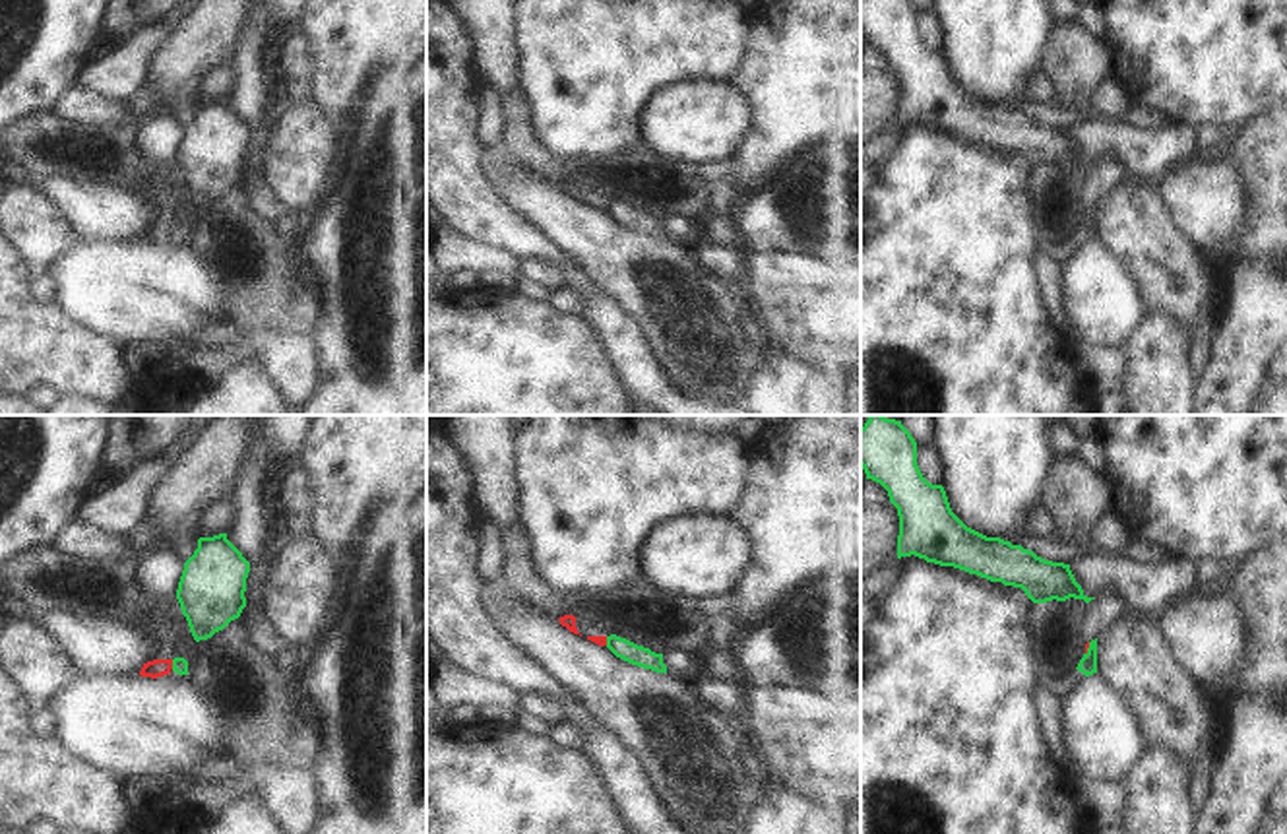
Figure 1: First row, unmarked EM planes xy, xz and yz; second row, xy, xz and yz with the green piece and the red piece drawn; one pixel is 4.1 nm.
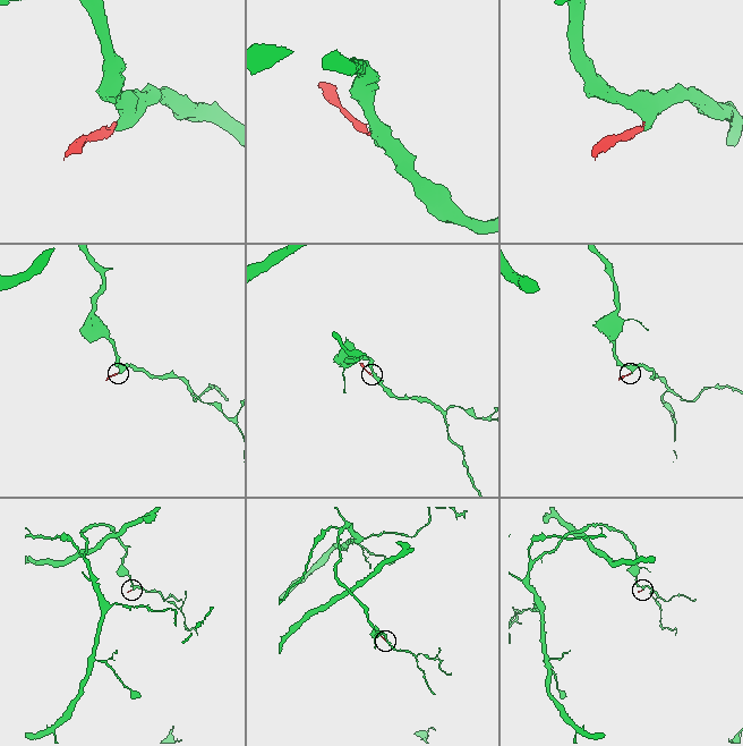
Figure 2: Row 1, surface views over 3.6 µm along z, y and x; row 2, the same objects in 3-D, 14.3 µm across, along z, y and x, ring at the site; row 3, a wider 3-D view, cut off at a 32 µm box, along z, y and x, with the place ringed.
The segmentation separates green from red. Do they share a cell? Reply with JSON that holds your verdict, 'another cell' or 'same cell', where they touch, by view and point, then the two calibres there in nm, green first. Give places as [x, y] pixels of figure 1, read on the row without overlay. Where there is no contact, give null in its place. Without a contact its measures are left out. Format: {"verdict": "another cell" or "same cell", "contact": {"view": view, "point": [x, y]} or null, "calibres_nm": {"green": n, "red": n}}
{"verdict": "another cell", "contact": {"view": "xy", "point": [173, 229]}, "calibres_nm": {"green": 60, "red": 80}}

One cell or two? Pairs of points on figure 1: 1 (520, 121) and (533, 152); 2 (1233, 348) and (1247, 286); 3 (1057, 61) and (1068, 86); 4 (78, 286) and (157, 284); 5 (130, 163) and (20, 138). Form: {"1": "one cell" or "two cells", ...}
{"1": "one cell", "2": "one cell", "3": "one cell", "4": "one cell", "5": "one cell"}

